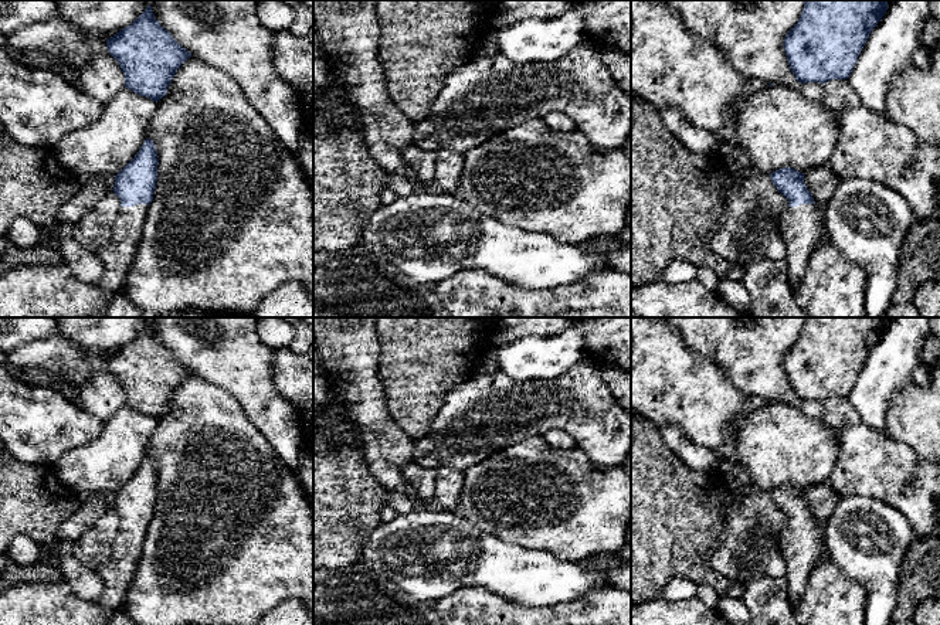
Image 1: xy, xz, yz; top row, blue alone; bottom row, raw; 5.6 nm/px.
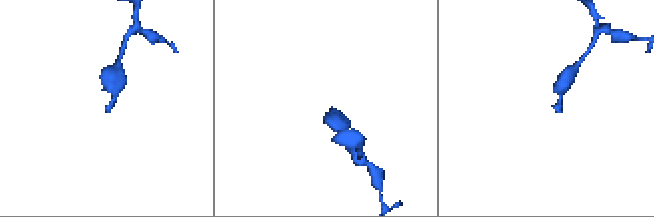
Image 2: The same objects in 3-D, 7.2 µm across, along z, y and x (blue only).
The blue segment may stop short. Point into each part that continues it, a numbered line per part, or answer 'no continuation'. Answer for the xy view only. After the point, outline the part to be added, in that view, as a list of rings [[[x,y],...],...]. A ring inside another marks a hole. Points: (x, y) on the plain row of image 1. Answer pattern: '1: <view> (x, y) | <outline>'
1: xy (30, 603) | [[[119,526],[109,563],[95,570],[103,581],[96,601],[79,598],[65,580],[23,582],[0,592],[0,625],[108,625],[125,604],[147,526]]]

